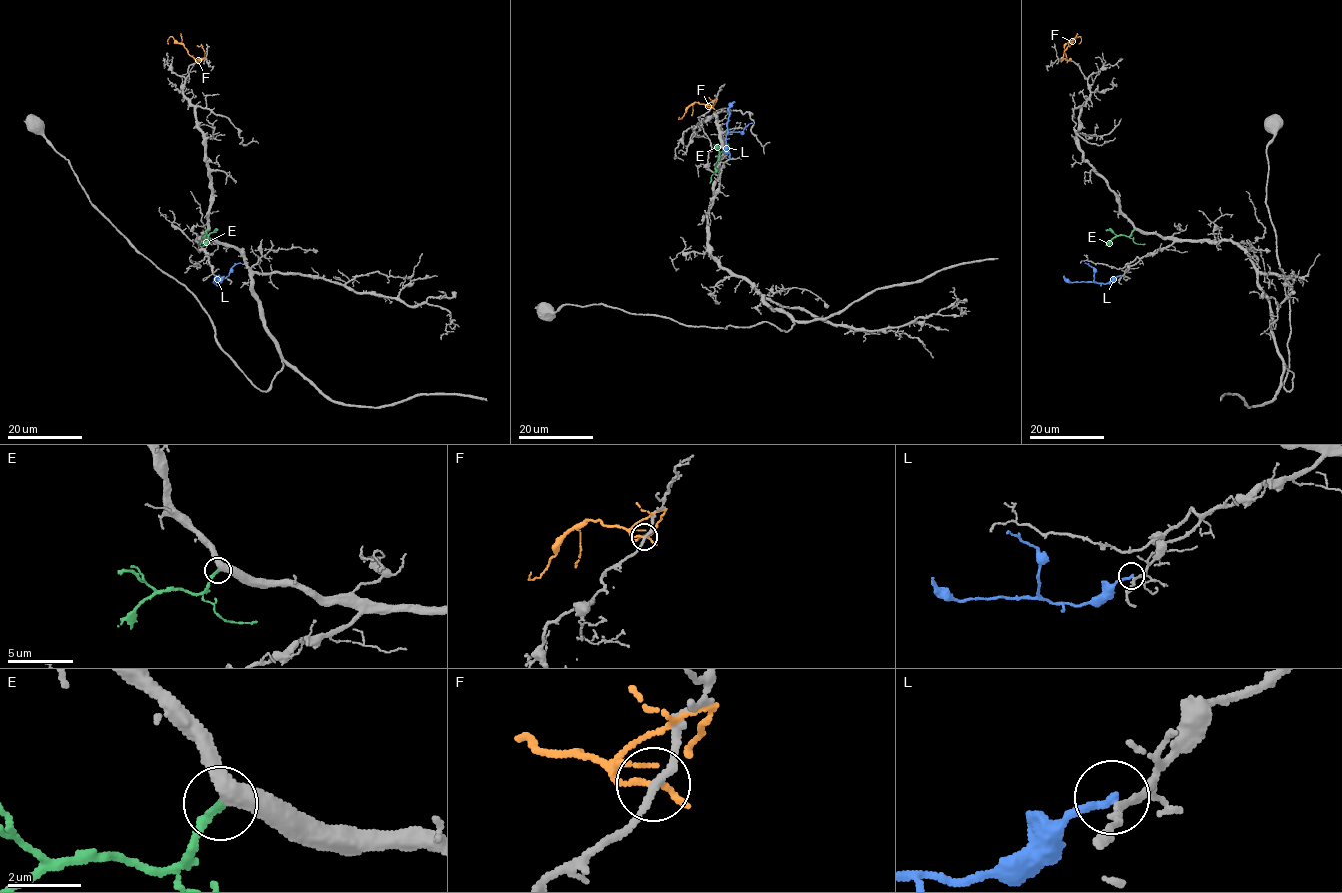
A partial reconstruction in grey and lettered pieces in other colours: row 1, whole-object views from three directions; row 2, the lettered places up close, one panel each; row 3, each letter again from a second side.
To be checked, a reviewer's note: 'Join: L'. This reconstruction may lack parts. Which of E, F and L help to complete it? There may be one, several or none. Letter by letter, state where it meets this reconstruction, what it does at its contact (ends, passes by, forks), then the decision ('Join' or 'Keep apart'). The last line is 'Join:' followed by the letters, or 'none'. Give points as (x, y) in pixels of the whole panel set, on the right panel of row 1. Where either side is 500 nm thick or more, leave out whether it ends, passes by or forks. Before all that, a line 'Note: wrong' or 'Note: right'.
Note: wrong
E: Touches grey at (1134, 229). It ends there. Join
F: Touches grey at (1069, 59). It ends there. Keep apart
L: Touches grey at (1120, 275). It ends there. Keep apart
Join: E

